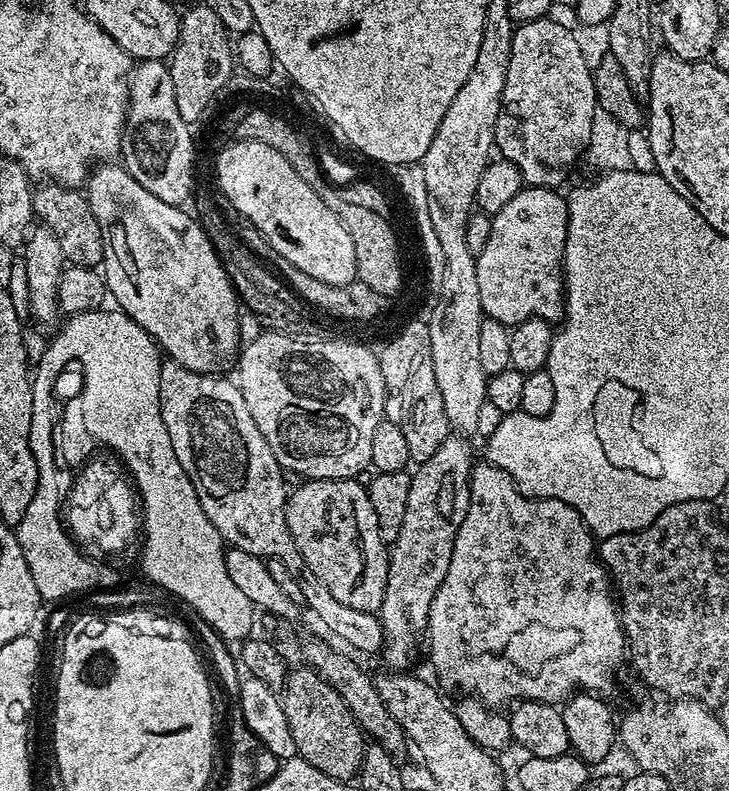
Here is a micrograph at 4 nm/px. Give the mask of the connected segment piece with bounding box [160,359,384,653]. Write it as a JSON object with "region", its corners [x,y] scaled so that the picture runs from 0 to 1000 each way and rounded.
{"region":[[[226,454],[219,463],[219,517],[222,534],[228,534],[228,549],[233,549],[233,560],[239,563],[239,574],[244,574],[244,584],[250,584],[250,594],[261,604],[269,621],[272,635],[277,635],[277,645],[283,655],[299,670],[309,689],[337,695],[337,700],[348,700],[358,705],[385,708],[403,726],[403,736],[409,736],[409,746],[414,746],[414,760],[444,788],[450,799],[457,799],[466,809],[479,814],[479,820],[490,819],[494,824],[520,826],[527,818],[527,798],[520,777],[502,771],[480,771],[480,766],[469,766],[453,746],[417,716],[417,707],[403,685],[392,660],[392,645],[398,626],[396,613],[390,613],[391,593],[384,590],[381,579],[376,579],[376,569],[359,554],[359,544],[354,544],[348,527],[337,513],[337,503],[332,503],[332,493],[322,479],[307,473],[289,470],[267,470],[255,468],[244,458]]]}

